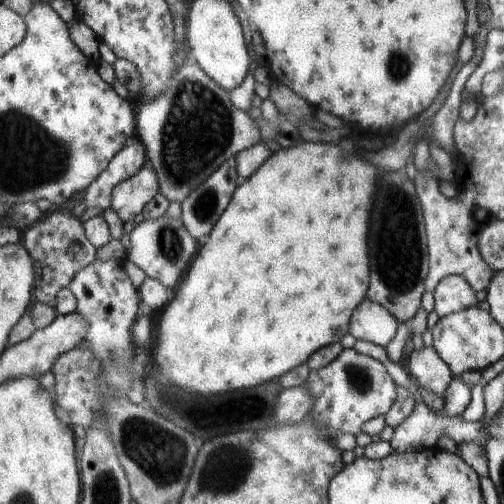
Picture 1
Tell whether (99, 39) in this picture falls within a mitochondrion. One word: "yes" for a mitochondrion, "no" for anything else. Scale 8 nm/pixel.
no

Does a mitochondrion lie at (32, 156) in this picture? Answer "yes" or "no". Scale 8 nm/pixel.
yes

